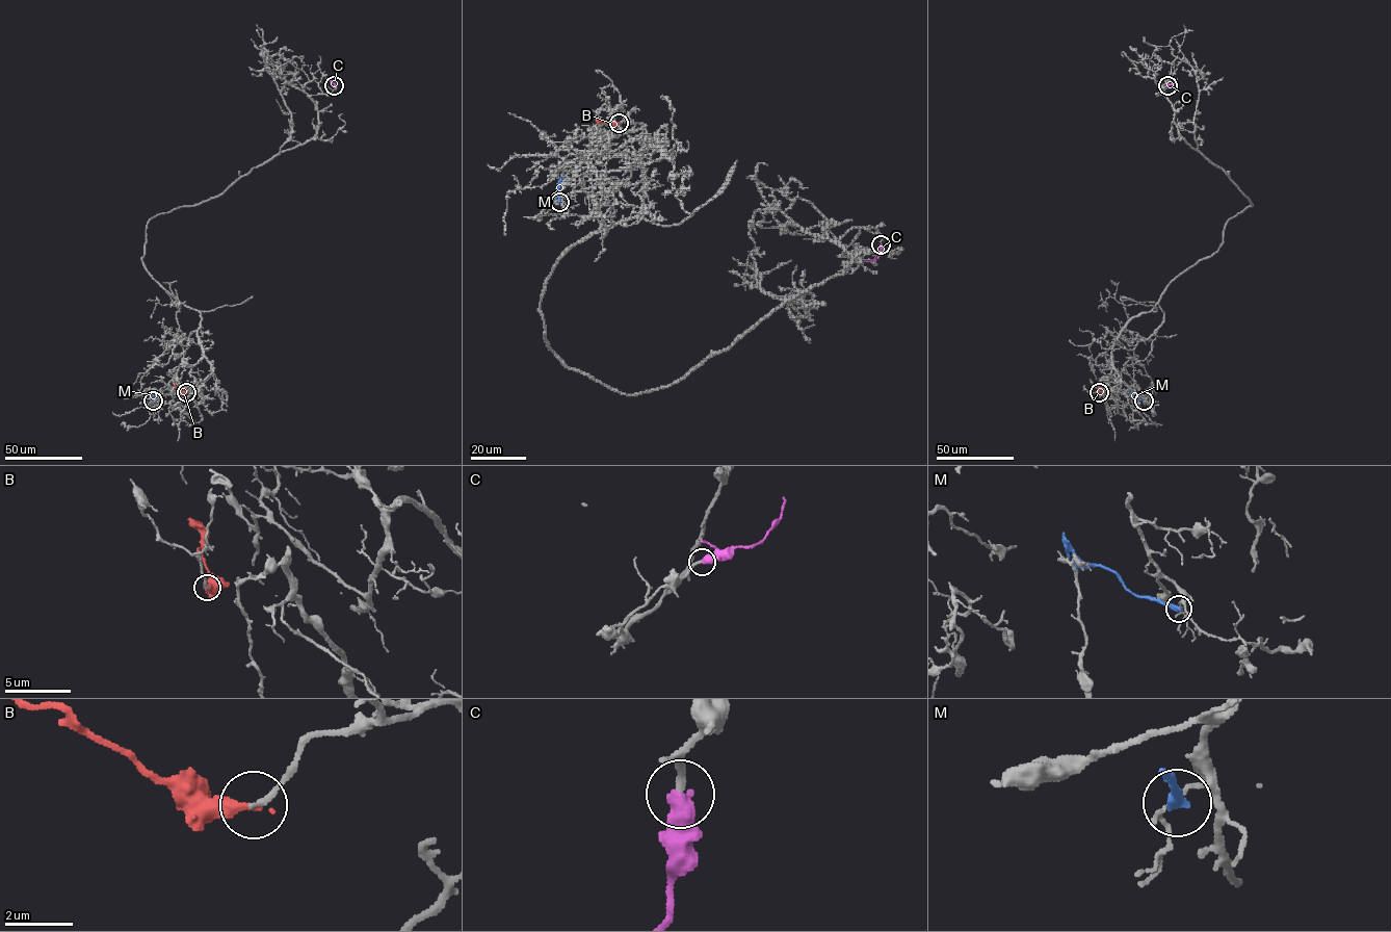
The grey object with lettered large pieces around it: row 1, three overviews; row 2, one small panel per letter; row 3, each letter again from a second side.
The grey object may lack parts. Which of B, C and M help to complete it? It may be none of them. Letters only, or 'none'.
C

